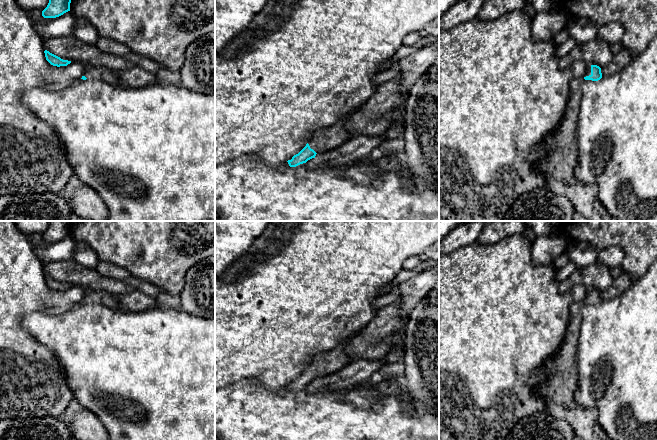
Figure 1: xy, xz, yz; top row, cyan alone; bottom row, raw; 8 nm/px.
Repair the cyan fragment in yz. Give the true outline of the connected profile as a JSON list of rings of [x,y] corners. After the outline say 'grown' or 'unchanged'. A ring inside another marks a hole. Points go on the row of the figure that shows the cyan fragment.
[[[588,65],[583,78],[571,81],[569,100],[561,123],[528,155],[528,161],[532,171],[545,177],[545,187],[556,195],[568,198],[575,212],[589,221],[616,221],[598,200],[597,186],[575,176],[581,82],[584,79],[598,81],[601,78],[601,68]]] | grown

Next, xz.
[[[347,117],[338,119],[338,121],[326,128],[320,128],[313,131],[313,135],[306,146],[296,155],[288,160],[290,167],[296,167],[315,158],[317,154],[330,151],[349,139],[349,134],[345,129]]] | grown

